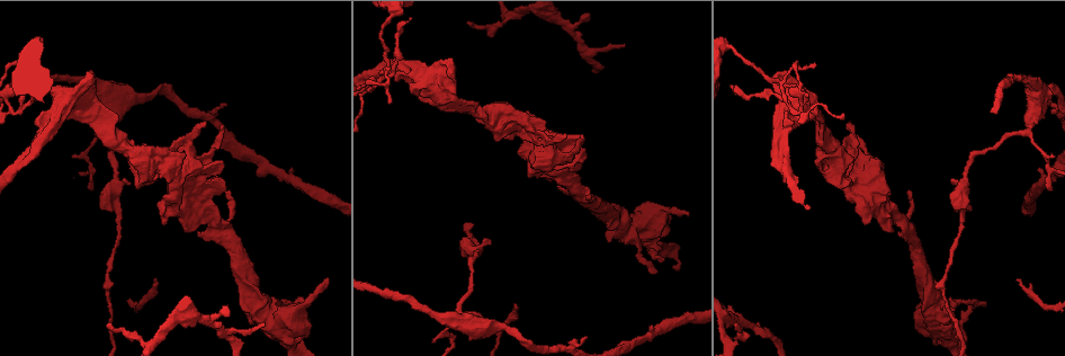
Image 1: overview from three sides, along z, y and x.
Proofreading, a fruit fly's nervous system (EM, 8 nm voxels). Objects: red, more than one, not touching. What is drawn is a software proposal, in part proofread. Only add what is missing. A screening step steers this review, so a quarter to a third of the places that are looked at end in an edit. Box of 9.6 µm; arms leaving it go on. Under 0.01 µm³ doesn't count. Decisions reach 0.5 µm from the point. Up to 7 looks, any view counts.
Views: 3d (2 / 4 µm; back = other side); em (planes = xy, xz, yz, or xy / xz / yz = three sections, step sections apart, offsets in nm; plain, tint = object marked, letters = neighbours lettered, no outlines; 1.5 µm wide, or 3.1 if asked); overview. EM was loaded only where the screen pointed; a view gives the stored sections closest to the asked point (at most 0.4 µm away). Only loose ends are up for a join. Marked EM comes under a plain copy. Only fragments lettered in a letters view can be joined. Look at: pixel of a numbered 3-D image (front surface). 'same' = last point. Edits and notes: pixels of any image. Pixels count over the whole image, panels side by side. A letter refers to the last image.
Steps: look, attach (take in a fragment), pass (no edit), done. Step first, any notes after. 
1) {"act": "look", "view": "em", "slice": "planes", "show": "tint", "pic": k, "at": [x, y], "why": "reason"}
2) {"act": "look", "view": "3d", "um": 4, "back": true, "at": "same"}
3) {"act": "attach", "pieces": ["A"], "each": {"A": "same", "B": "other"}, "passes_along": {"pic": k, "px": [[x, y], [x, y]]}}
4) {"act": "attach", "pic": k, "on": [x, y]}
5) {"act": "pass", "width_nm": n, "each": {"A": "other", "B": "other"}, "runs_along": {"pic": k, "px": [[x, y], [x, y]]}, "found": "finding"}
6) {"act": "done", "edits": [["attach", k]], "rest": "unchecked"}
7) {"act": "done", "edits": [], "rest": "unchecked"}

{"act": "look", "view": "em", "slice": "yz", "step": 4, "show": "letters", "pic": 1, "at": [1048, 190]}

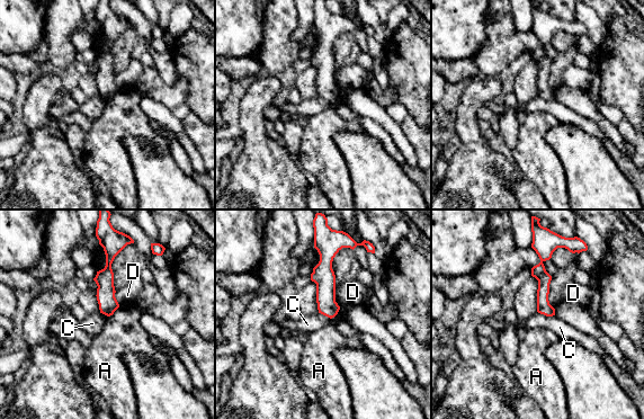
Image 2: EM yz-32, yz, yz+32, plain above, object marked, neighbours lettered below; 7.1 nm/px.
{"act": "pass", "width_nm": 100, "each": {"A": "other", "C": "other", "D": "other"}, "border": {"pic": 2, "px": [[537, 311], [546, 315], [554, 315]]}, "found": "no lettered fragment goes on from it"}

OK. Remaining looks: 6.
{"act": "look", "view": "3d", "um": 4, "pic": 1, "at": [687, 216], "why": "tapers out"}

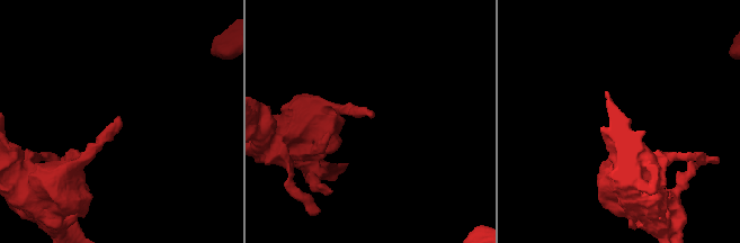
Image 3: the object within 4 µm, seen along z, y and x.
{"act": "look", "view": "em", "slice": "planes", "show": "letters", "pic": 3, "at": [121, 118], "why": "shape alone is not enough"}

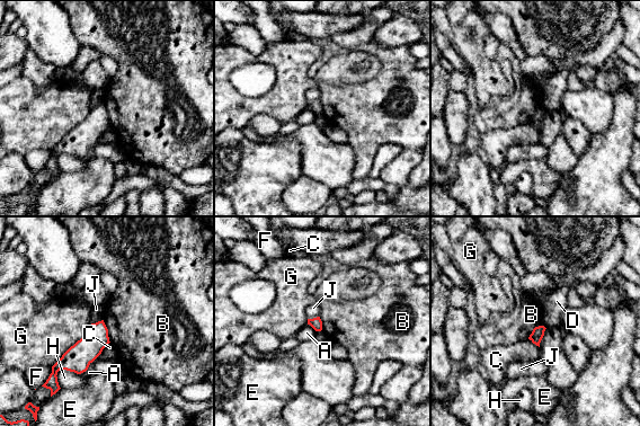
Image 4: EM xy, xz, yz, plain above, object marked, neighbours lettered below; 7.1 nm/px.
{"act": "pass", "each": {"A": "other", "B": "other", "C": "other", "D": "other", "E": "other", "F": "other", "G": "other", "H": "other", "J": "other"}, "border": {"pic": 4, "px": [[103, 320], [110, 342]]}, "found": "no lettered fragment goes on from it"}

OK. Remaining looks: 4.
{"act": "look", "view": "em", "slice": "xz", "step": 4, "show": "letters", "pic": 1, "at": [812, 117], "why": "an open end"}

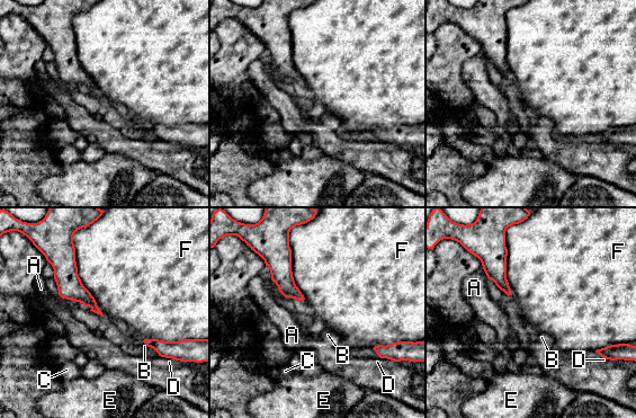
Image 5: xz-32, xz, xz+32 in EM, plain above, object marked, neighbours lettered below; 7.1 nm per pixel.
{"act": "pass", "longest_contact_nm": ["F", 550], "each": {"A": "other", "B": "other", "C": "other", "D": "other", "E": "other", "F": "other"}, "found": "no lettered fragment goes on from it"}

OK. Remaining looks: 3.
{"act": "done", "edits": [], "rest": "unchecked"}

